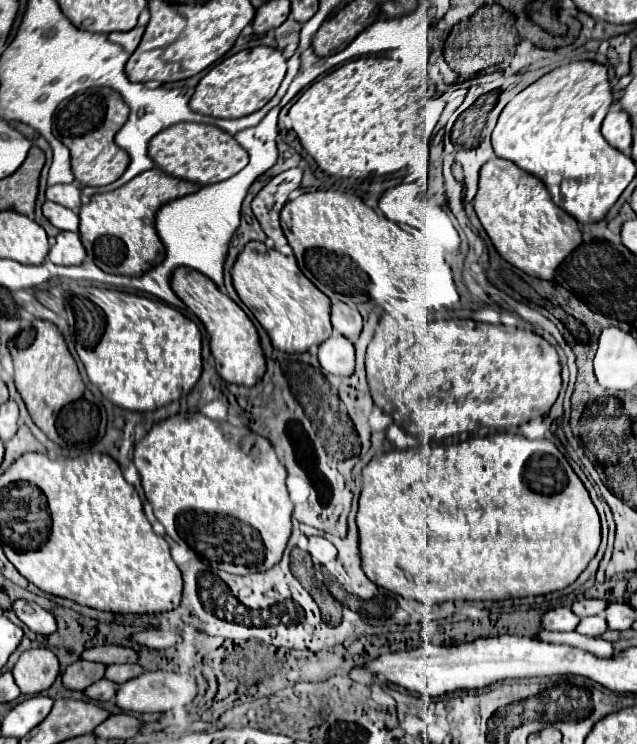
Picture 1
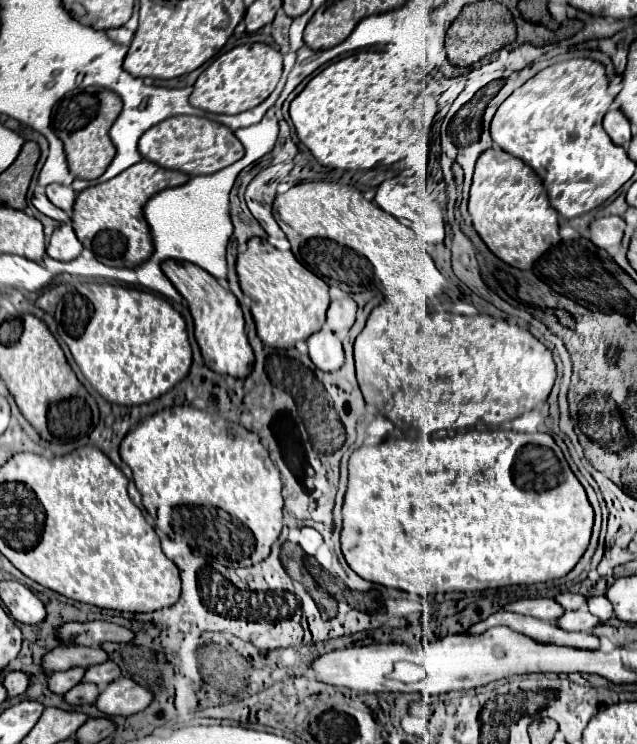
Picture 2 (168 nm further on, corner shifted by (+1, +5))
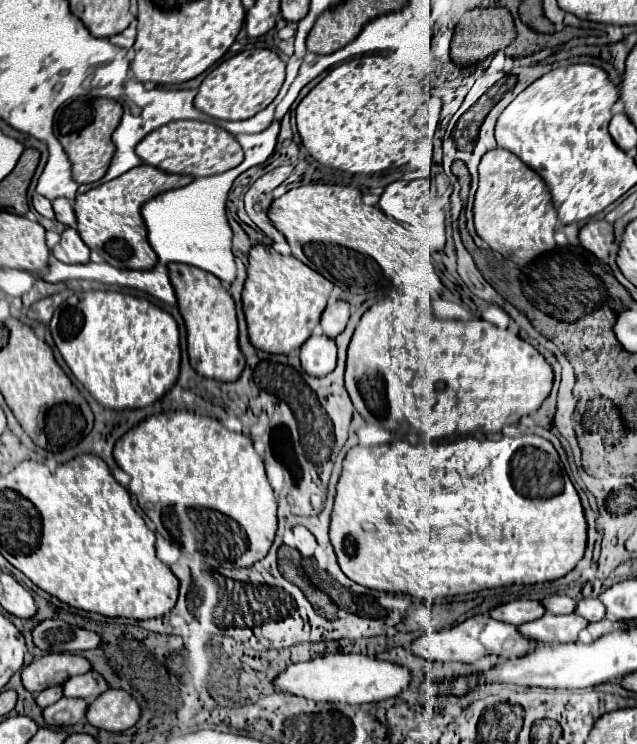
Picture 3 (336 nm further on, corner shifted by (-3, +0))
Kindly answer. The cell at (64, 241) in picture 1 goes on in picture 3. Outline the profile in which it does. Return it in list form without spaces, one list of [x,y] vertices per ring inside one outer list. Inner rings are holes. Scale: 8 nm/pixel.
[[[65,229],[61,241],[51,249],[51,253],[63,263],[87,263],[91,251],[79,237],[77,229]]]

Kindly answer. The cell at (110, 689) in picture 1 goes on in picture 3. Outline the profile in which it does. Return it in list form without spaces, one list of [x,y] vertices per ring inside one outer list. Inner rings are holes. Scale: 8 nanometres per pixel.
[[[61,697],[57,703],[43,709],[43,719],[49,727],[69,727],[85,717],[87,701]]]

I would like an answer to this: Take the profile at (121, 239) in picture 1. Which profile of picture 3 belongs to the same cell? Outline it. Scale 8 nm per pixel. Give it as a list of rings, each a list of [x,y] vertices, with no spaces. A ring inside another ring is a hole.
[[[139,165],[131,171],[123,173],[117,179],[101,183],[91,191],[77,195],[75,199],[75,215],[77,215],[77,231],[85,245],[99,253],[107,263],[119,269],[151,269],[157,263],[157,255],[147,241],[147,227],[141,217],[141,205],[161,191],[171,191],[185,187],[193,181],[189,175],[171,175],[151,165]]]

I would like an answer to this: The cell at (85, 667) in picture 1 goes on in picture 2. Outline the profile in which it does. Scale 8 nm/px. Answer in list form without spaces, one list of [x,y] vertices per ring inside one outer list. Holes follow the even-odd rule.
[[[73,666],[73,668],[63,670],[63,672],[53,672],[53,674],[49,674],[49,688],[57,694],[65,694],[77,682],[83,680],[83,672],[85,672],[85,668],[81,668],[81,666]]]

